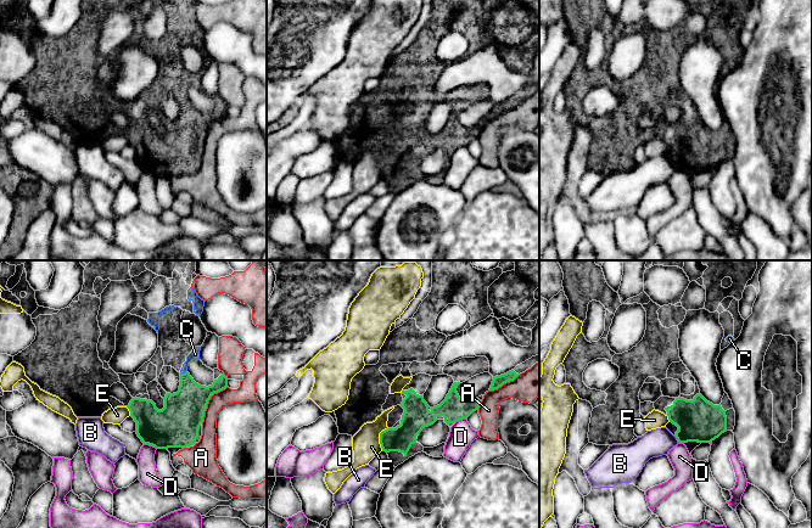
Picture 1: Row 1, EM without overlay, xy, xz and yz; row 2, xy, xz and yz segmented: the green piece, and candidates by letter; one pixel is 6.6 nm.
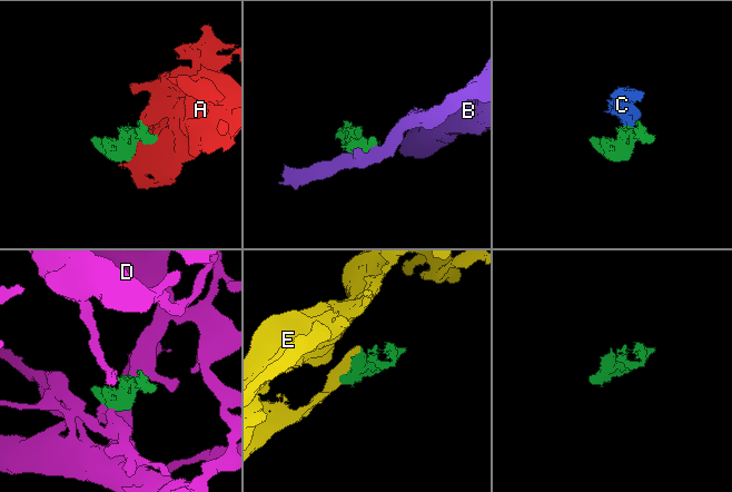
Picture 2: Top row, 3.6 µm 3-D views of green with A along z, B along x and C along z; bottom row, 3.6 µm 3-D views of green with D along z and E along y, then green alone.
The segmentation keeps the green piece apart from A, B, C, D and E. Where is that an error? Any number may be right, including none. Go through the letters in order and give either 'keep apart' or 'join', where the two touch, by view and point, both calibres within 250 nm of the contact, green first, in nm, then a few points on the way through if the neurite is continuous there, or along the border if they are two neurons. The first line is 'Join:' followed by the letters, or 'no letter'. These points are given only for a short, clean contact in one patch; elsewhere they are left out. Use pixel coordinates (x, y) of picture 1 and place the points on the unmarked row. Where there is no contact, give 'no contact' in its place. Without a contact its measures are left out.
Join: C
A: keep apart; meets green in xy at (207, 129); 280 nm thick on the green side, 110 nm on the other
B: keep apart; meets green in yz at (676, 164); 280 nm thick on the green side, 180 nm on the other; border along yz (675, 163), (678, 168)
C: join; meets green in xy at (183, 101); 260 nm thick on the green side, 60 nm on the other
D: keep apart; meets green in xy at (150, 172); 300 nm thick on the green side, 130 nm on the other
E: keep apart; meets green in xz at (380, 166); 160 nm thick on the green side, 190 nm on the other; border along xz (387, 155), (380, 161), (381, 178)

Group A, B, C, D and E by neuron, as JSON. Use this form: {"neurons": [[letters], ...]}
{"neurons": [["A", "E"], ["B"], ["C"], ["D"]]}

